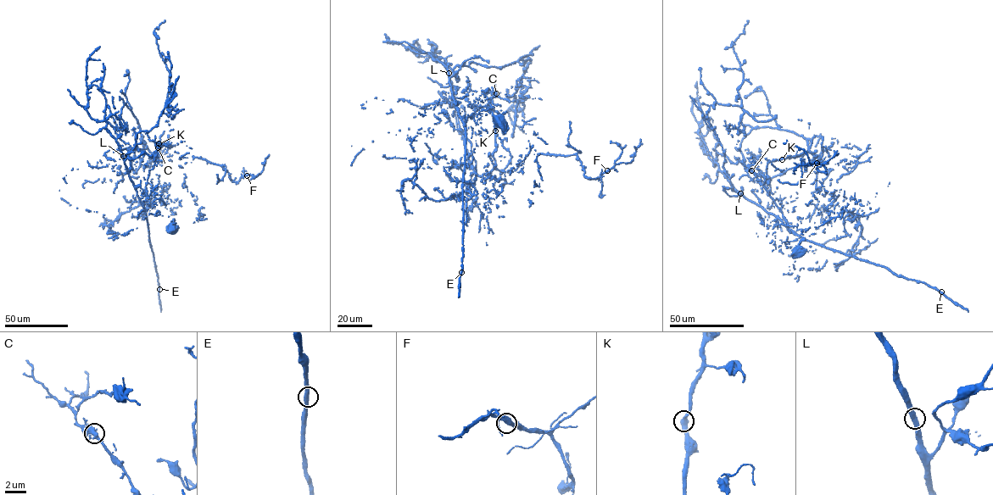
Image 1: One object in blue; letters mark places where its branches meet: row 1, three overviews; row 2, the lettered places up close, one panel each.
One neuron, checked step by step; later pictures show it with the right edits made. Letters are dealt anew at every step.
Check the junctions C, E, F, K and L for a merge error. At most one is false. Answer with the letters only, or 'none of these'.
C

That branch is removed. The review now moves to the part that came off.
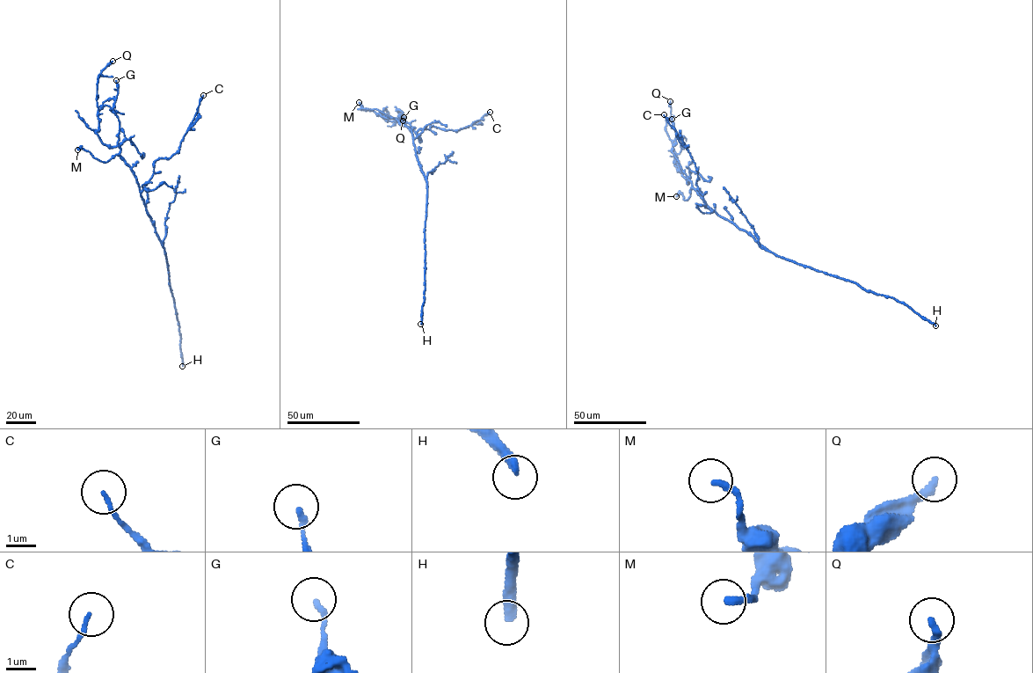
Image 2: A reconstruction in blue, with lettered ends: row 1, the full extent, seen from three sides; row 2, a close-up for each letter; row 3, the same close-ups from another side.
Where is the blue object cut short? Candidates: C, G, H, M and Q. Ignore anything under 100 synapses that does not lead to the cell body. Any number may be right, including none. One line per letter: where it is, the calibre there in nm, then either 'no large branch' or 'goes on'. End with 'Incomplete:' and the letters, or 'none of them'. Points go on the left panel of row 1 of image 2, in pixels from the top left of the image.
C: at (203, 95); 100 nm thick; no large branch
G: at (116, 80); 170 nm thick; no large branch
H: at (182, 366); 320 nm thick; goes on
M: at (77, 149); 220 nm thick; no large branch
Q: at (112, 61); 280 nm thick; no large branch
Incomplete: H

